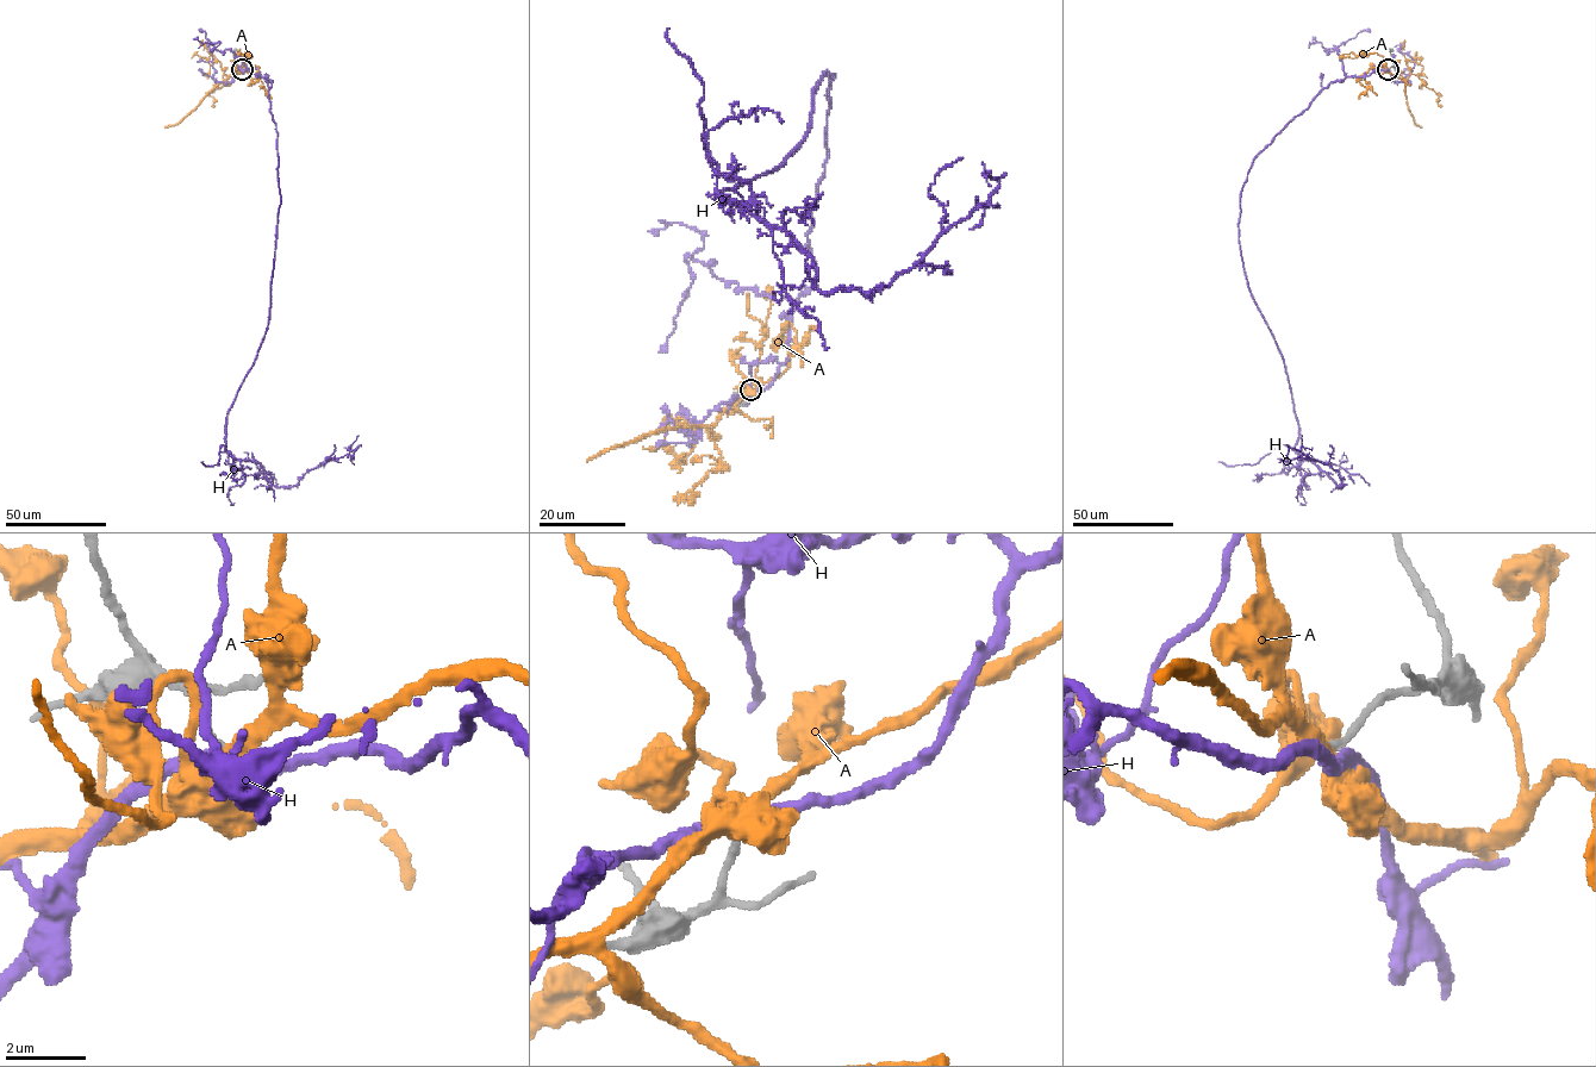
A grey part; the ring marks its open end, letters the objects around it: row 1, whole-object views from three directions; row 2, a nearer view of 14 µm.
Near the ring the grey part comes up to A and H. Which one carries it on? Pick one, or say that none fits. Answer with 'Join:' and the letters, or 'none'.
Join: none

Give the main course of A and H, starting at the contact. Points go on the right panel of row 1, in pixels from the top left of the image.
A: (1388, 69), (1404, 82), (1407, 107), (1421, 126)
H: (1389, 69), (1322, 89), (1240, 194), (1242, 267), (1284, 363), (1295, 449), (1342, 486), (1290, 447), (1292, 465)

